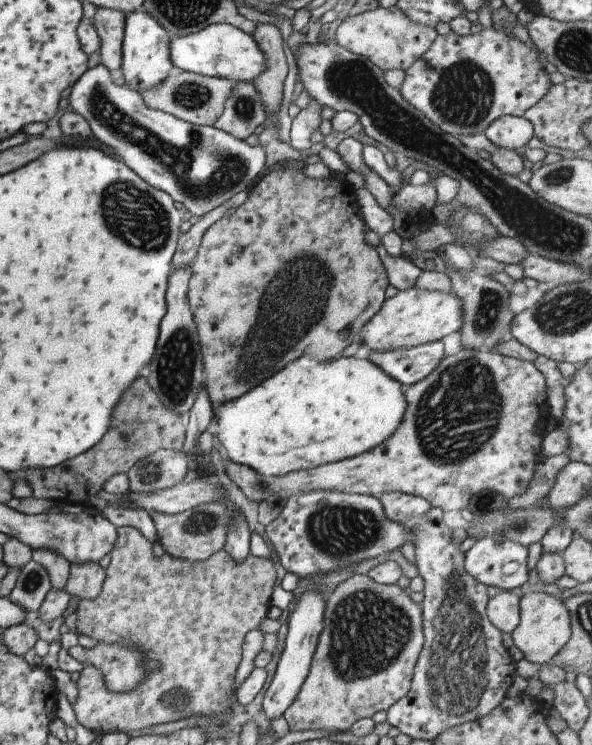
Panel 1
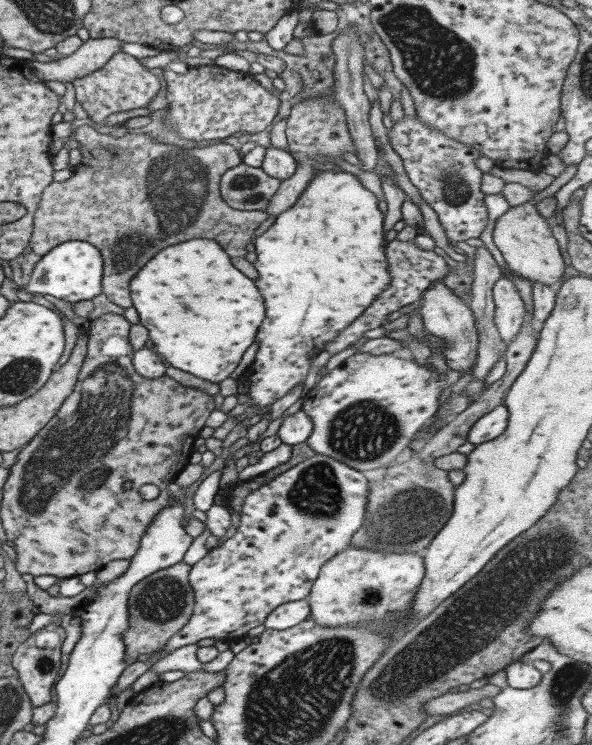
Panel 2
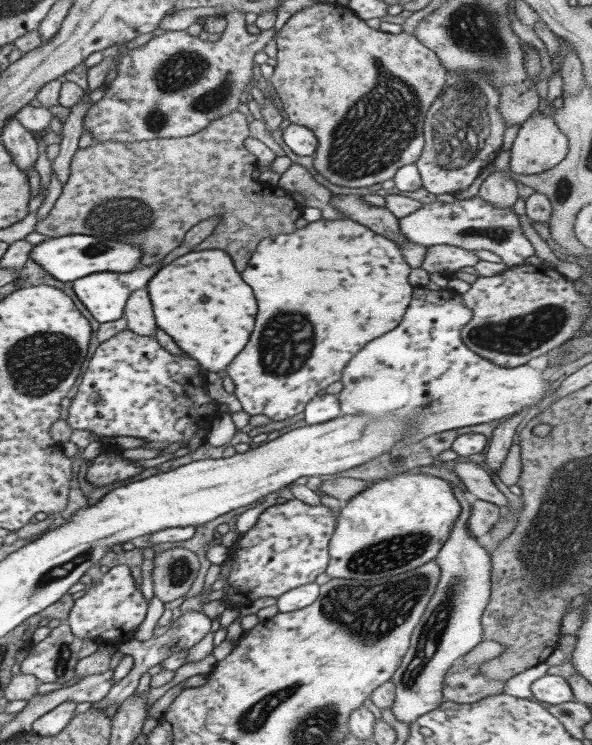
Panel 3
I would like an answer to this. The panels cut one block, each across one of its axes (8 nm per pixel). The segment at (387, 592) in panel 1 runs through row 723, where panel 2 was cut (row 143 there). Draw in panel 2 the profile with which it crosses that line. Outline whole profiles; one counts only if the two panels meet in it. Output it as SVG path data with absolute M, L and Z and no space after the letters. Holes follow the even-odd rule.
M315 95L315 97L309 97L308 100L296 102L289 107L285 116L284 128L286 145L292 157L299 158L299 163L289 178L280 181L279 188L271 196L271 200L267 202L267 206L263 210L267 215L277 216L293 205L299 194L307 188L311 178L315 176L315 166L333 164L333 158L337 160L345 152L355 154L355 145L351 141L345 119L343 108L333 97Z

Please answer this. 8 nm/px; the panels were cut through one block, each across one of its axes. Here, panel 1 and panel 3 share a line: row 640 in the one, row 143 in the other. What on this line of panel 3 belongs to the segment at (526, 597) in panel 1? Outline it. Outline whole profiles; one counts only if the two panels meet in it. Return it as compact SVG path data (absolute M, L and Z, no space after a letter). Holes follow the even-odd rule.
M539 114L537 117L528 118L522 122L511 144L508 156L508 170L515 174L539 174L553 168L563 160L567 154L567 138L558 129L552 116Z

